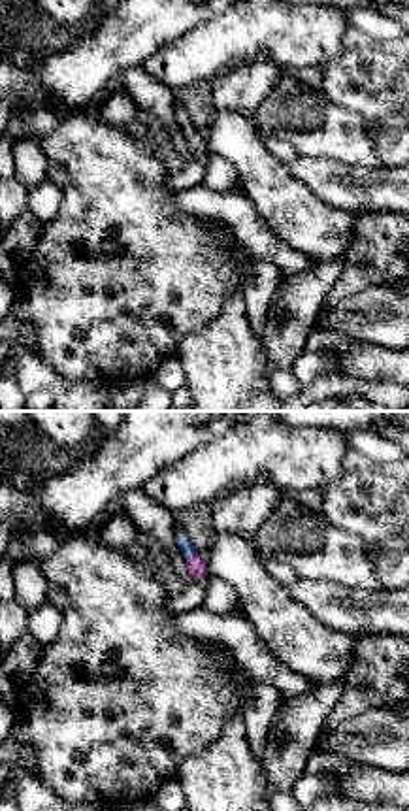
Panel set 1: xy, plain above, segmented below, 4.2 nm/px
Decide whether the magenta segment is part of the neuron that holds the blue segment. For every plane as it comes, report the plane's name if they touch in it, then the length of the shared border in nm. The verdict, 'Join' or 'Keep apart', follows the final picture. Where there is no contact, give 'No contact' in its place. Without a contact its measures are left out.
Touches blue in xy. Shared border 50 nm

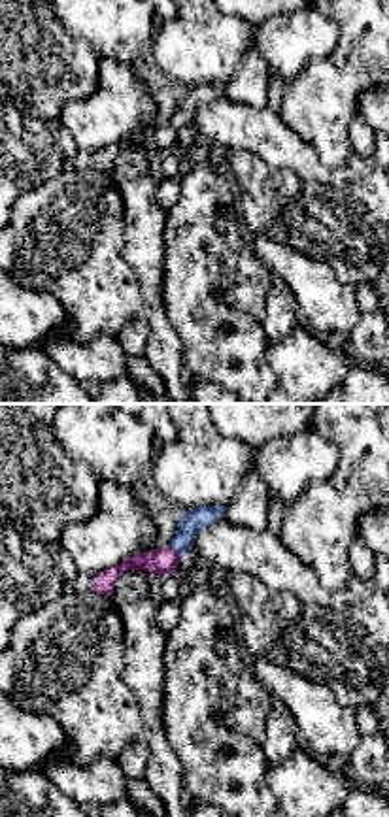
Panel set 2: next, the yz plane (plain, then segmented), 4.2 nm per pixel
Touches blue in yz. Shared border 80 nm

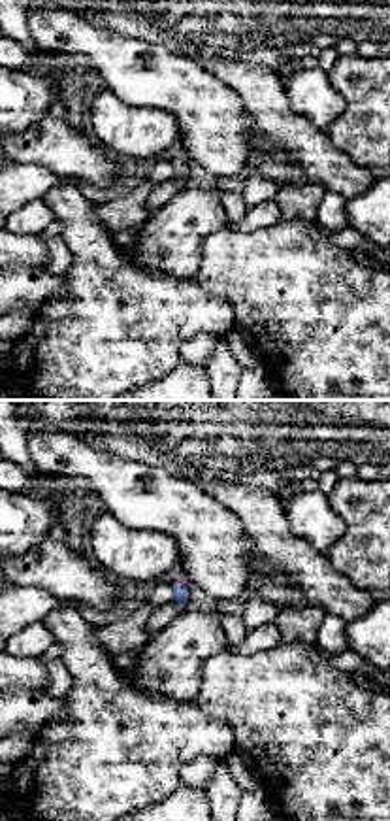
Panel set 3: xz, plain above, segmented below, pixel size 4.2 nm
Touches blue in xz. Shared border 40 nm

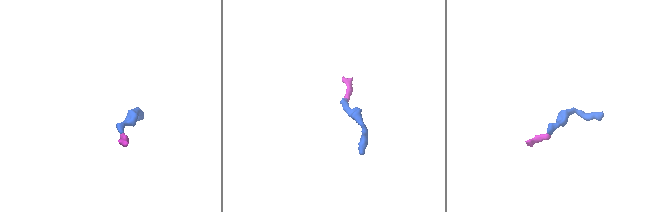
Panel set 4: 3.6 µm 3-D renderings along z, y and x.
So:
Join

